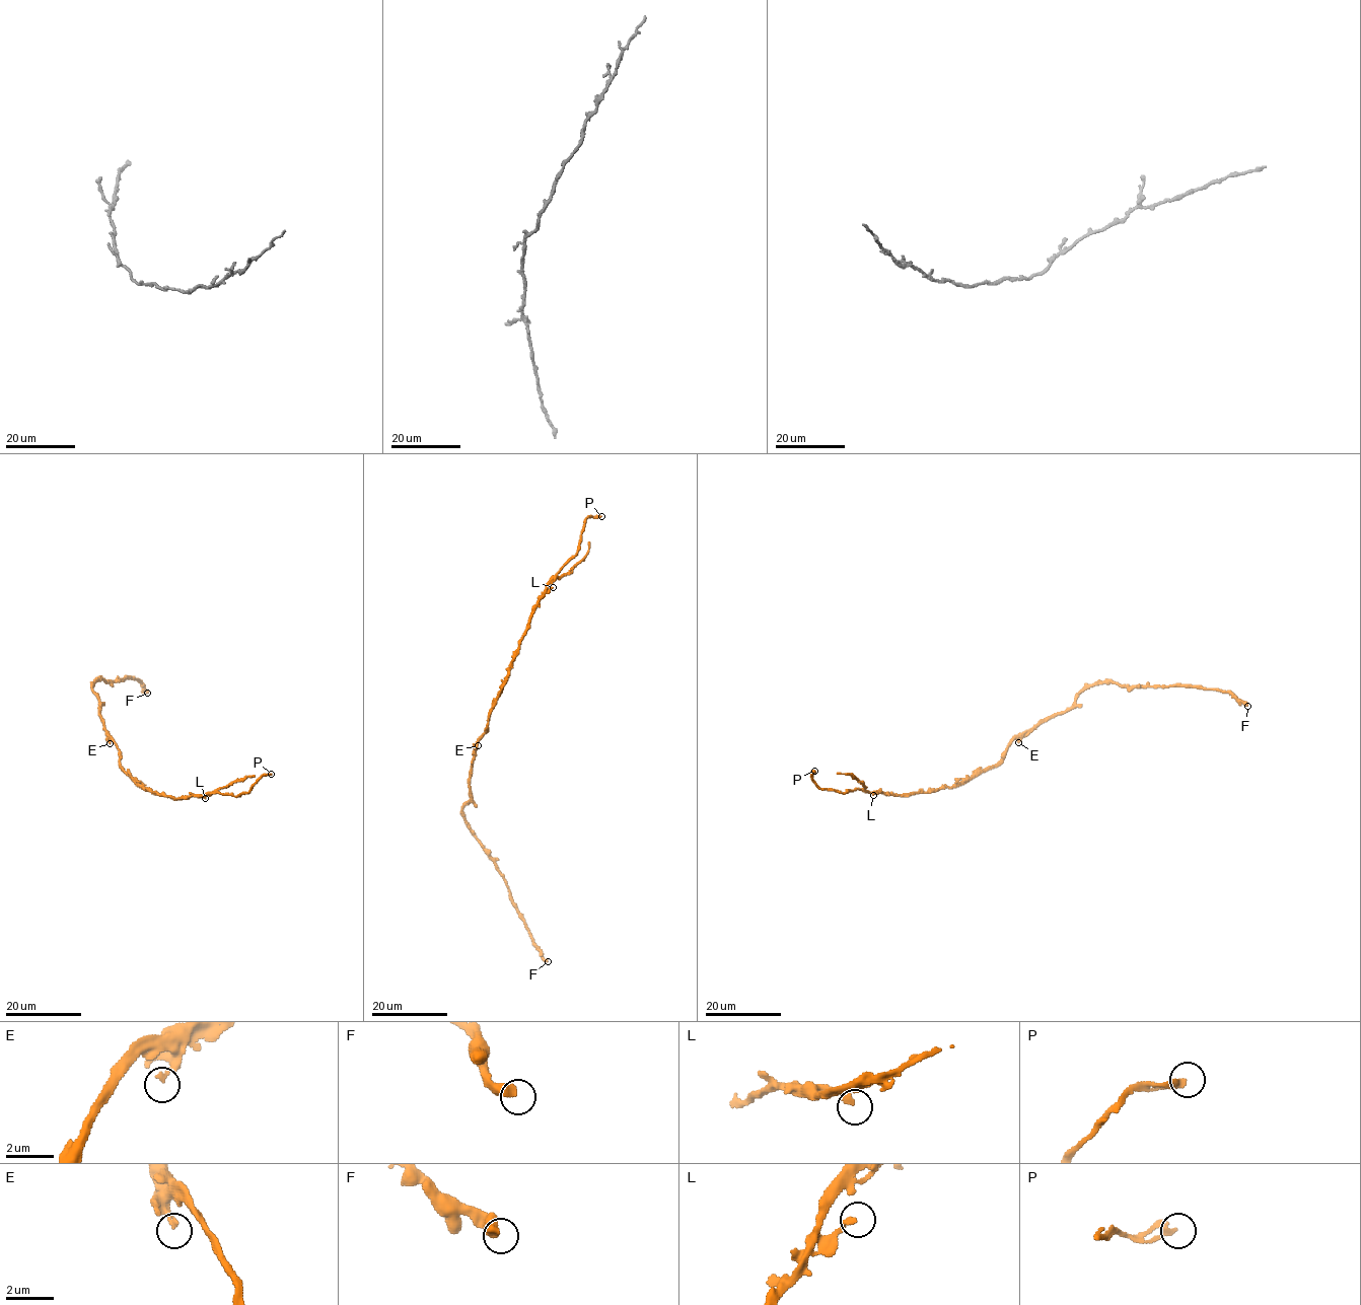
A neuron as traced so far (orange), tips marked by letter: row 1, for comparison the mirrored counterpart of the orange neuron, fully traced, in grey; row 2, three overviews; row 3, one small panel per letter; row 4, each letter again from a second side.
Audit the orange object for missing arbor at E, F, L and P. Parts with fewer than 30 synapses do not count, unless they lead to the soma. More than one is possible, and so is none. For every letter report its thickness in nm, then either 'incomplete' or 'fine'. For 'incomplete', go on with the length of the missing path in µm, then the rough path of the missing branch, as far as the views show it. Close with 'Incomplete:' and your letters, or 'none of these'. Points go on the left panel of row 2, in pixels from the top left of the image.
E: calibre 180 nm; fine
F: calibre 480 nm; fine
L: calibre 200 nm; fine
P: calibre 200 nm; fine
Incomplete: none of these

